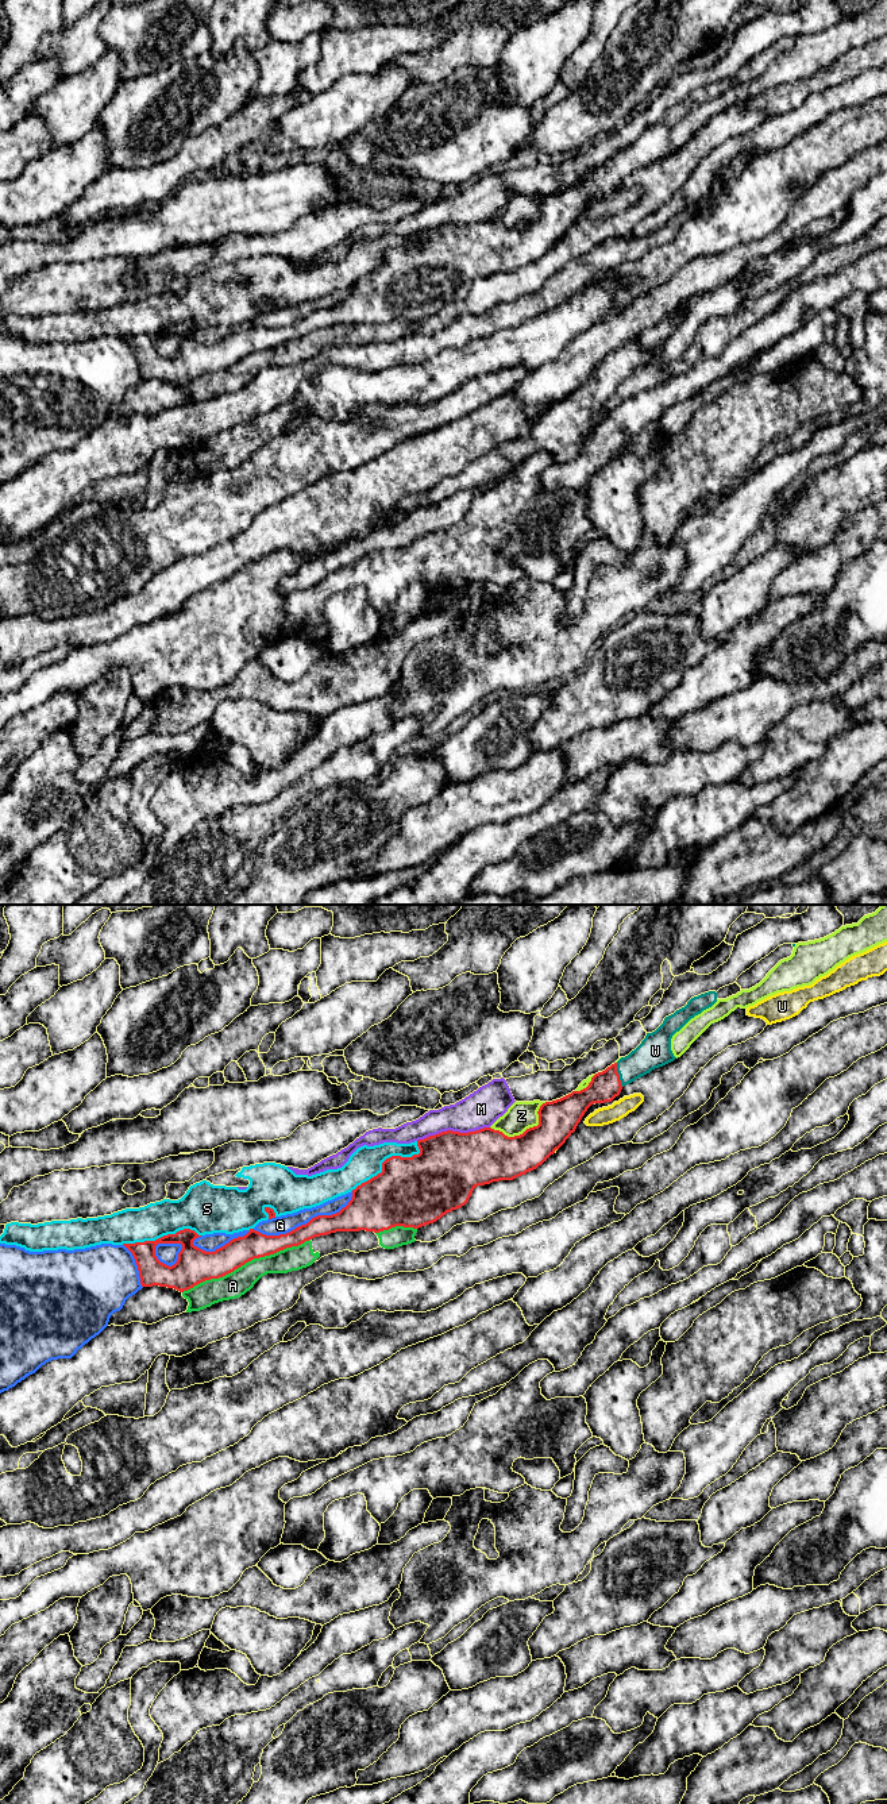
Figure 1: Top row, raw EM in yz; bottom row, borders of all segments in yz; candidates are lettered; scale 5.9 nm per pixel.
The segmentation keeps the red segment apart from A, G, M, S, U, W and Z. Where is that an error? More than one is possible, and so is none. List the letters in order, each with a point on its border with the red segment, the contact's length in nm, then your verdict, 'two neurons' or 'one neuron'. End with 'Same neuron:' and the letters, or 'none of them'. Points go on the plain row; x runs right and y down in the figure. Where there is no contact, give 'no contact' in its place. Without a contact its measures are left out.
A: yz (246, 354) | 850 nm | two neurons
G: yz (305, 316) | 650 nm | two neurons
M: yz (452, 224) | 440 nm | two neurons
S: yz (386, 251) | 500 nm | two neurons
U: yz (555, 242) | 40 nm | two neurons
W: yz (619, 168) | 150 nm | one neuron
Z: yz (527, 222) | 360 nm | two neurons
Same neuron: W

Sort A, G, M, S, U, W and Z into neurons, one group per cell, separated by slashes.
A / G / M / S / U / W / Z

